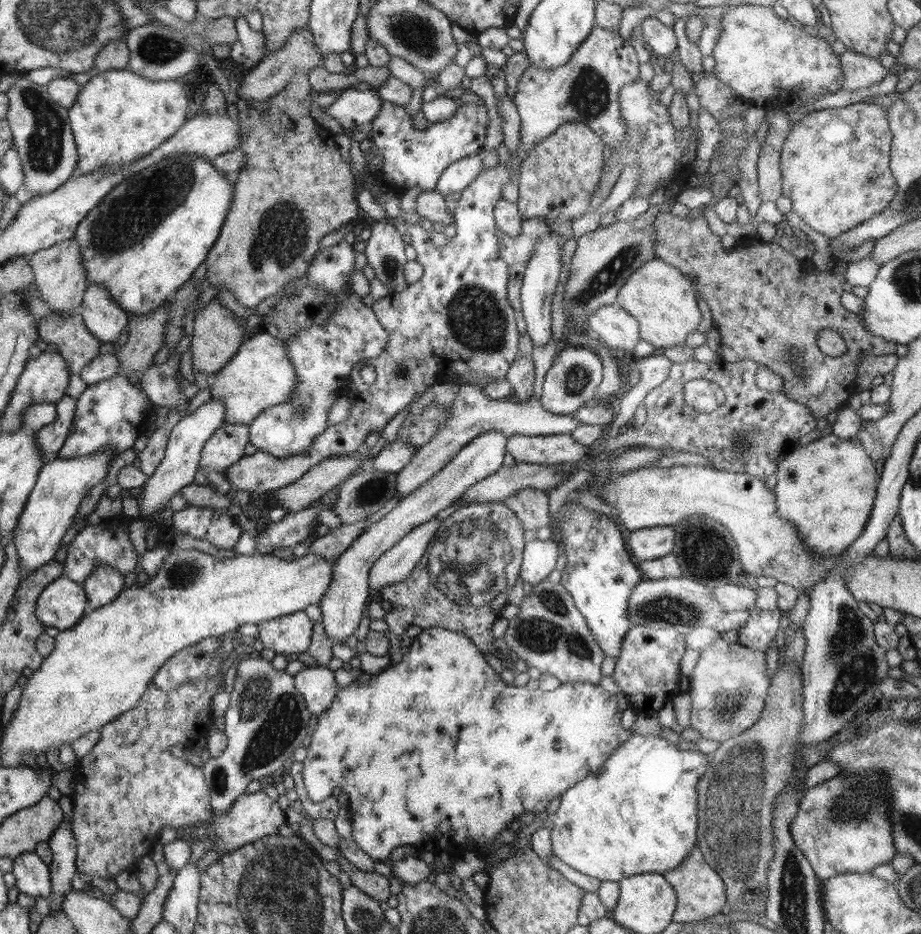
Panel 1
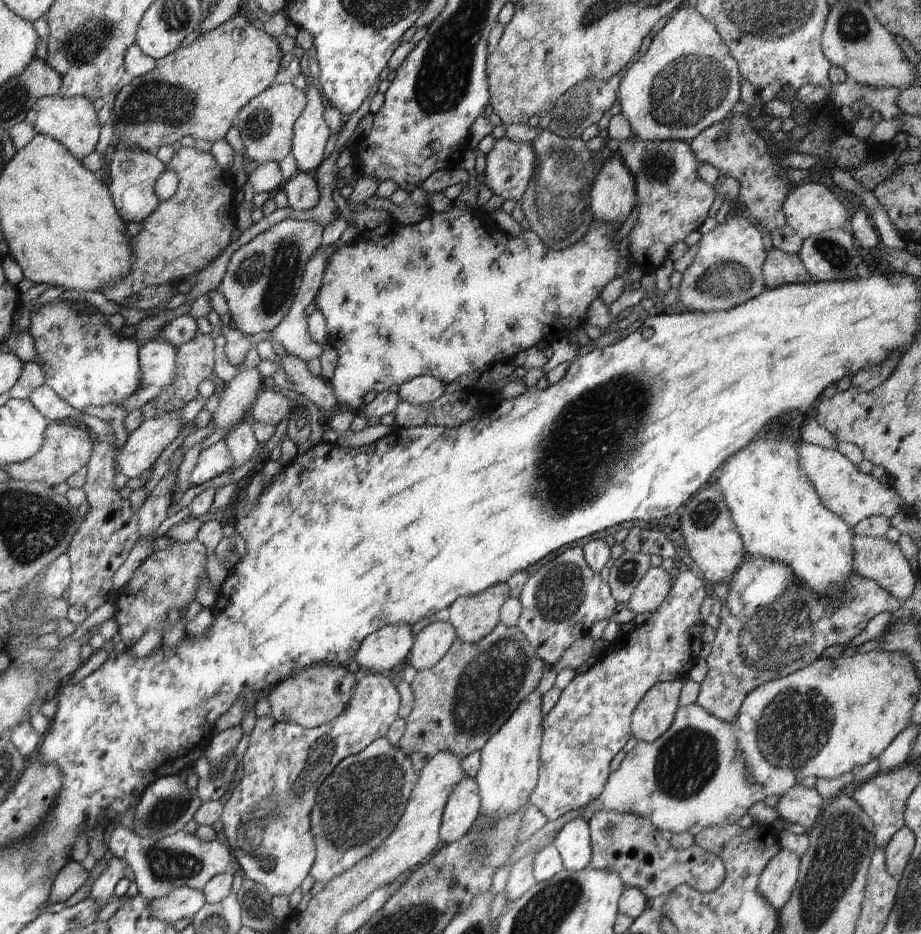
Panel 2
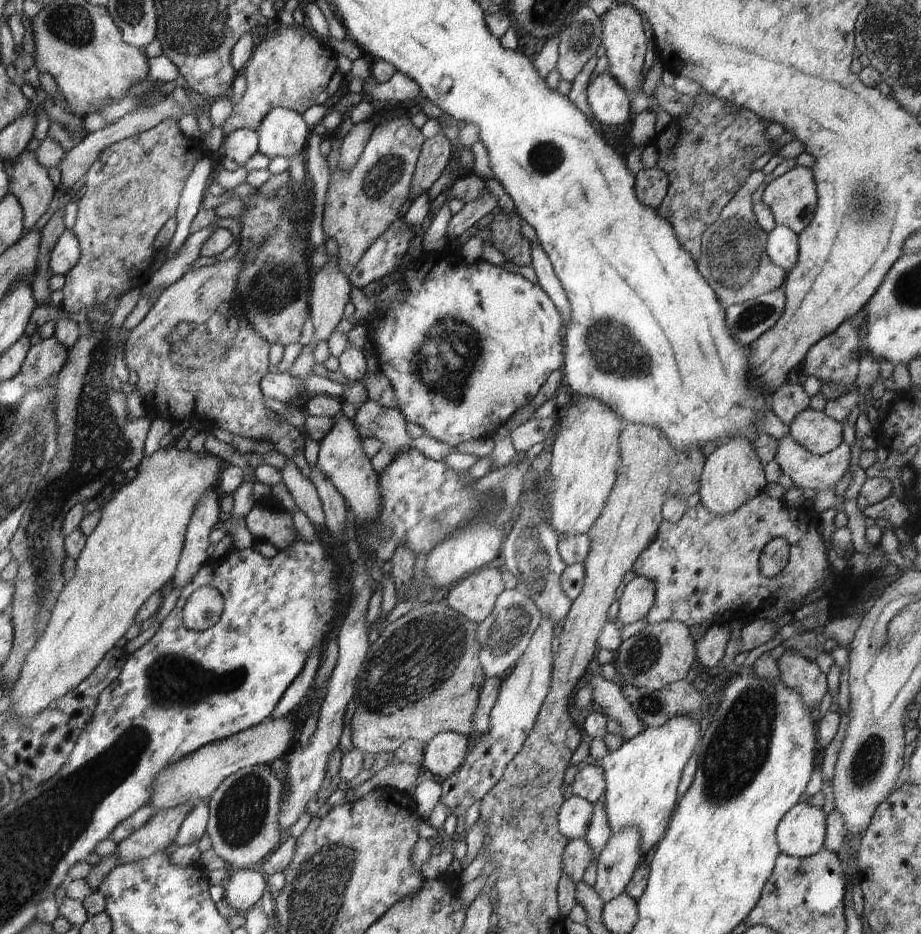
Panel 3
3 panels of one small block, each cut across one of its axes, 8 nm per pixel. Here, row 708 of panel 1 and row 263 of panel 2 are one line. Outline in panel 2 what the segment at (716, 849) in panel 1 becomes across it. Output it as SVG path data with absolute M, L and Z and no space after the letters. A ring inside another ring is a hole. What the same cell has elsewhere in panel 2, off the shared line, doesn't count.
M776 248L767 251L762 270L763 281L768 289L812 280L797 254L788 254Z

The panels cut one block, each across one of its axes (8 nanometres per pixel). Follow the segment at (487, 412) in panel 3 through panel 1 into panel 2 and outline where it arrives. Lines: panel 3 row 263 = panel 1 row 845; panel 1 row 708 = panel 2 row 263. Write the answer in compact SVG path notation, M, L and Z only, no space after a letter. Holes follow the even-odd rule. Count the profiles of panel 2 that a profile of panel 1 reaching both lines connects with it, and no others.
M453 206L445 212L434 212L430 218L424 218L416 224L396 226L390 230L389 236L383 237L377 243L367 236L360 236L352 244L333 250L327 260L322 284L314 297L313 304L324 315L328 327L328 343L334 347L338 355L334 375L328 380L333 386L337 402L344 404L350 411L356 412L360 406L364 405L364 396L368 392L388 391L388 388L394 384L400 386L419 376L439 378L448 385L470 372L489 371L496 360L496 354L502 354L502 362L504 362L508 358L515 358L514 356L520 351L536 347L541 340L552 344L562 338L569 338L574 326L585 323L591 302L598 299L601 290L618 276L618 260L621 256L616 234L621 226L620 223L607 223L593 219L586 234L576 242L574 240L540 240L532 229L523 230L522 236L510 237L503 230L498 230L493 220L484 223L474 216L472 210L462 210Z

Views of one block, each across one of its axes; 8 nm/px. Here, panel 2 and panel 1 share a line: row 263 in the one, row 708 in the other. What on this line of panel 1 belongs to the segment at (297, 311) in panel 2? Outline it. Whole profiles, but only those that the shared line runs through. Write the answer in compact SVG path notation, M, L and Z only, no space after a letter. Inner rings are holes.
M304 667L293 676L296 690L304 697L306 707L319 716L330 708L339 691L334 671L328 667Z

